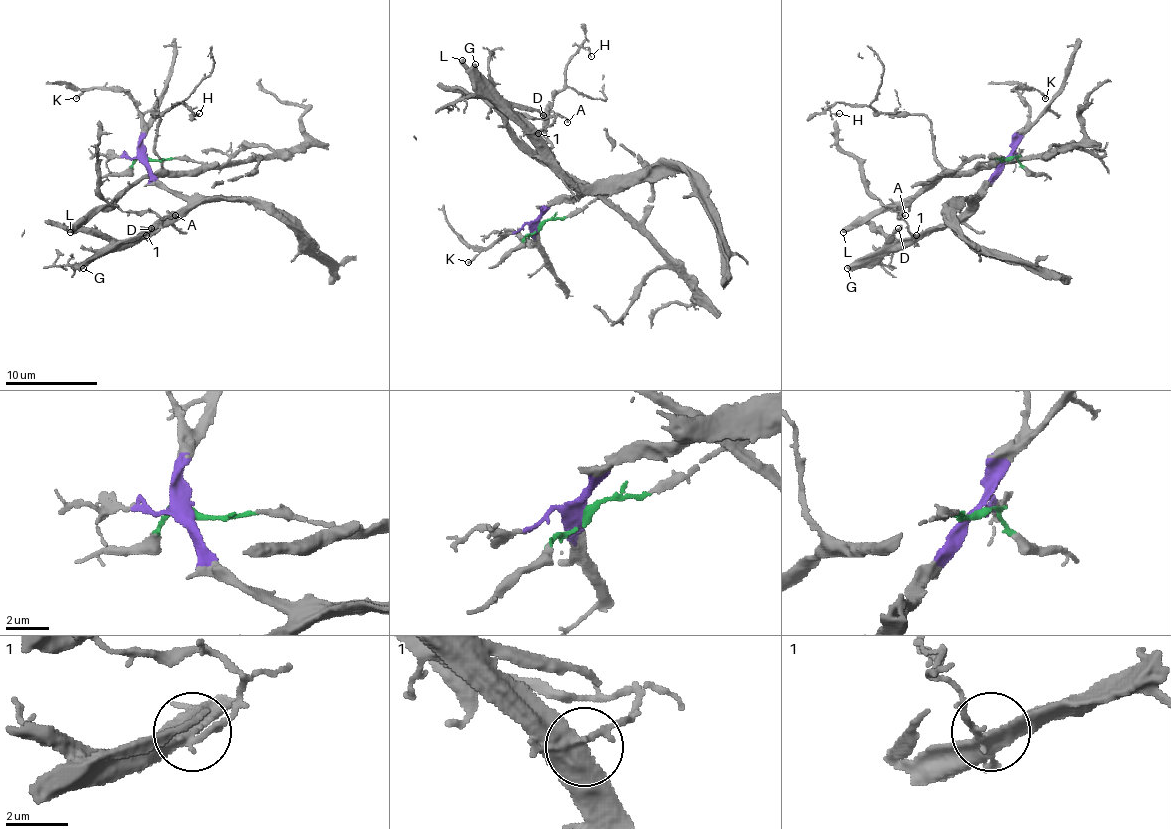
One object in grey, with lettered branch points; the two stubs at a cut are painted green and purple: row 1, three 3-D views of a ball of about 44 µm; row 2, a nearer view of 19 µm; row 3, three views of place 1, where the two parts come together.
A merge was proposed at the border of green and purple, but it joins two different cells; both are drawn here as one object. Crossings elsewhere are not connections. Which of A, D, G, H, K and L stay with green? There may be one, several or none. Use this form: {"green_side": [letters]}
{"green_side": ["A", "H", "L"]}

